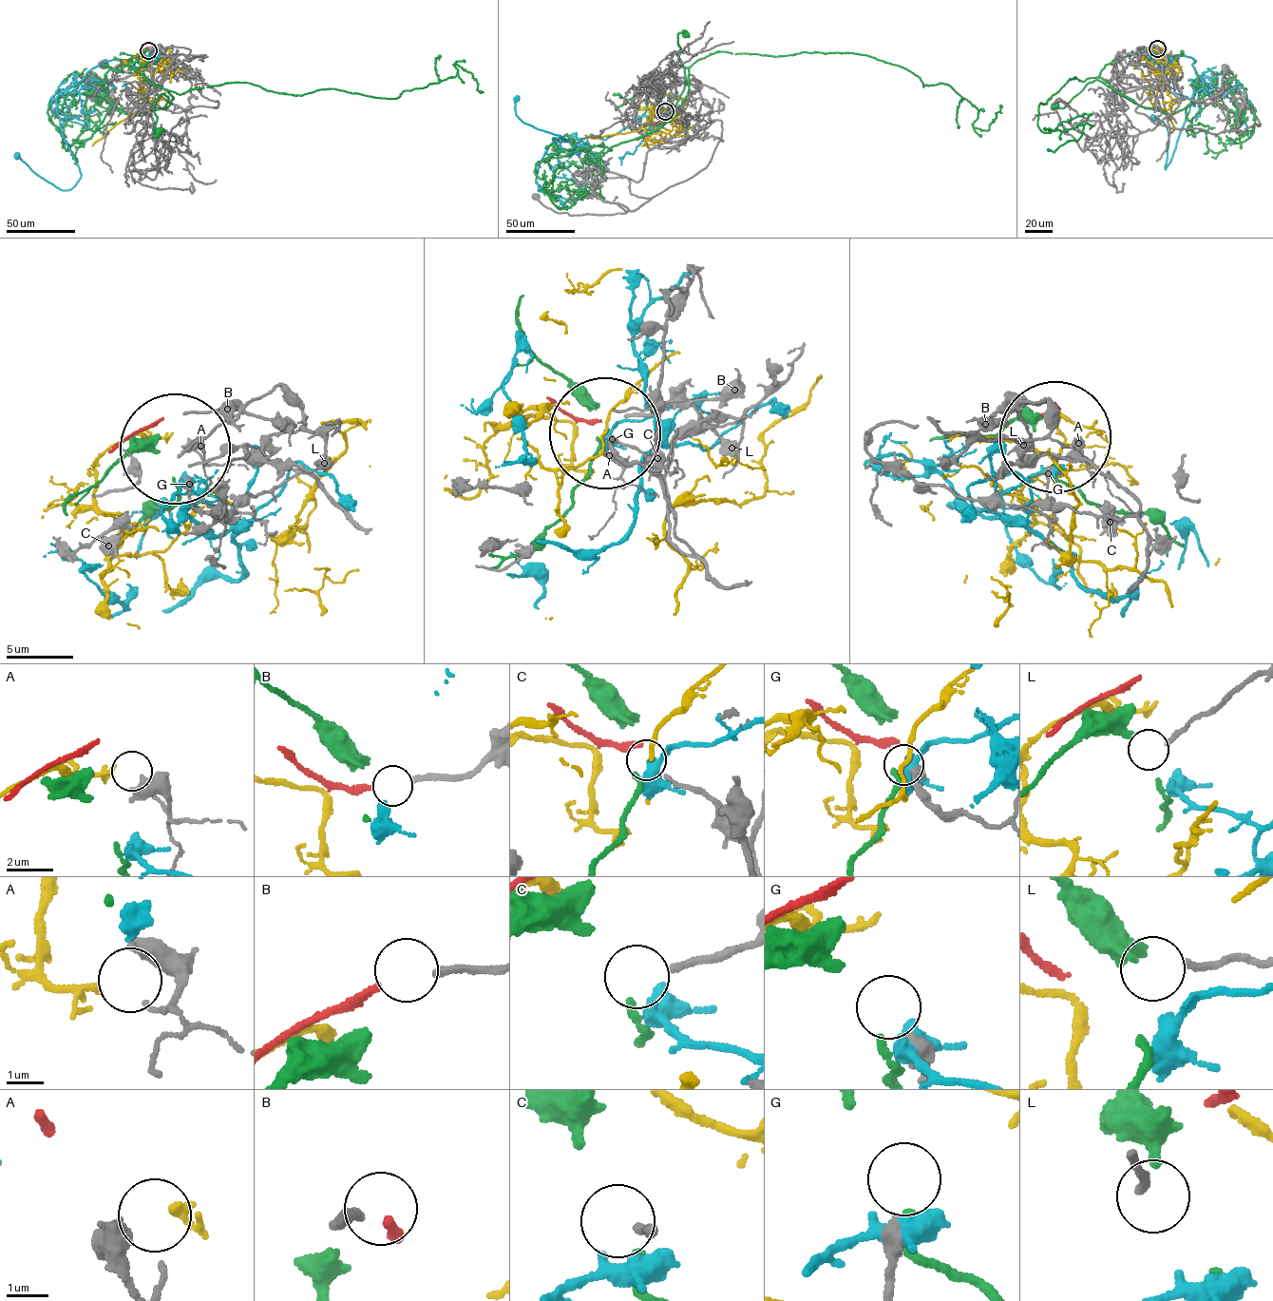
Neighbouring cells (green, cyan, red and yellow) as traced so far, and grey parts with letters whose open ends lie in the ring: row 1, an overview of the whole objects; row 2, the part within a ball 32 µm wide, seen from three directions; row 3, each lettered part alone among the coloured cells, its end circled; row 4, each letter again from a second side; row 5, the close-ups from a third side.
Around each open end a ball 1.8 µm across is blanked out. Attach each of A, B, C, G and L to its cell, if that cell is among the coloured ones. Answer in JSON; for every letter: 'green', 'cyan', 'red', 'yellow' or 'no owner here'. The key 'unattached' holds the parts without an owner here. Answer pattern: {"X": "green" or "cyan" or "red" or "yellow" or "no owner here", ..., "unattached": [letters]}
{"A": "yellow", "B": "red", "C": "no owner here", "G": "green", "L": "no owner here", "unattached": ["C", "L"]}

